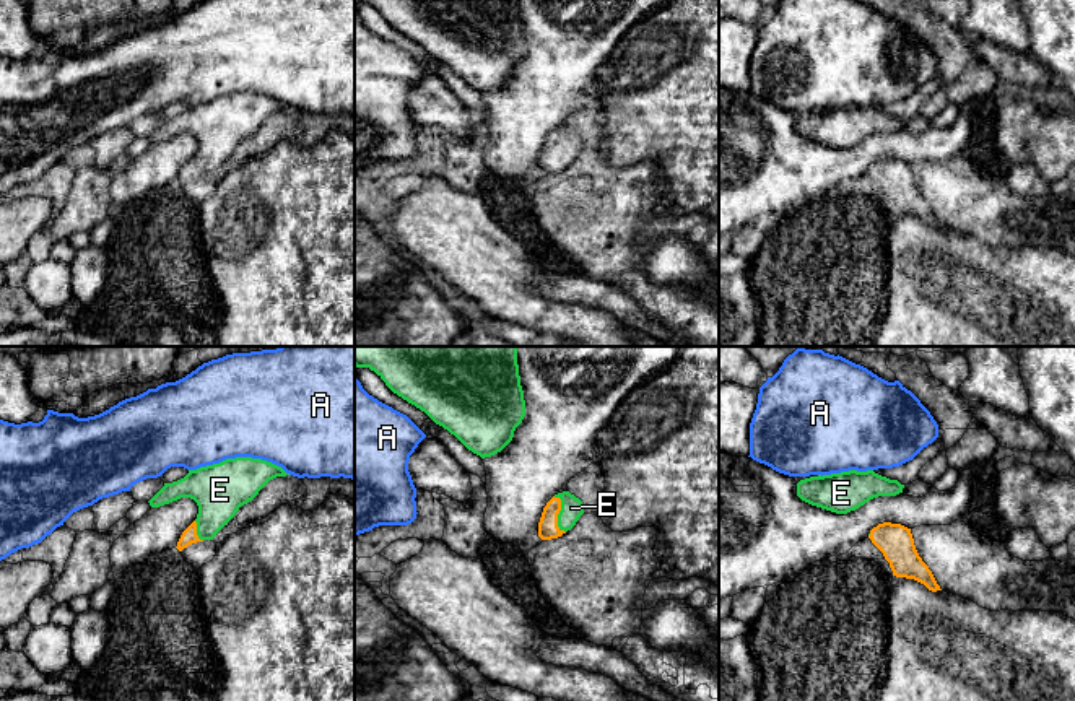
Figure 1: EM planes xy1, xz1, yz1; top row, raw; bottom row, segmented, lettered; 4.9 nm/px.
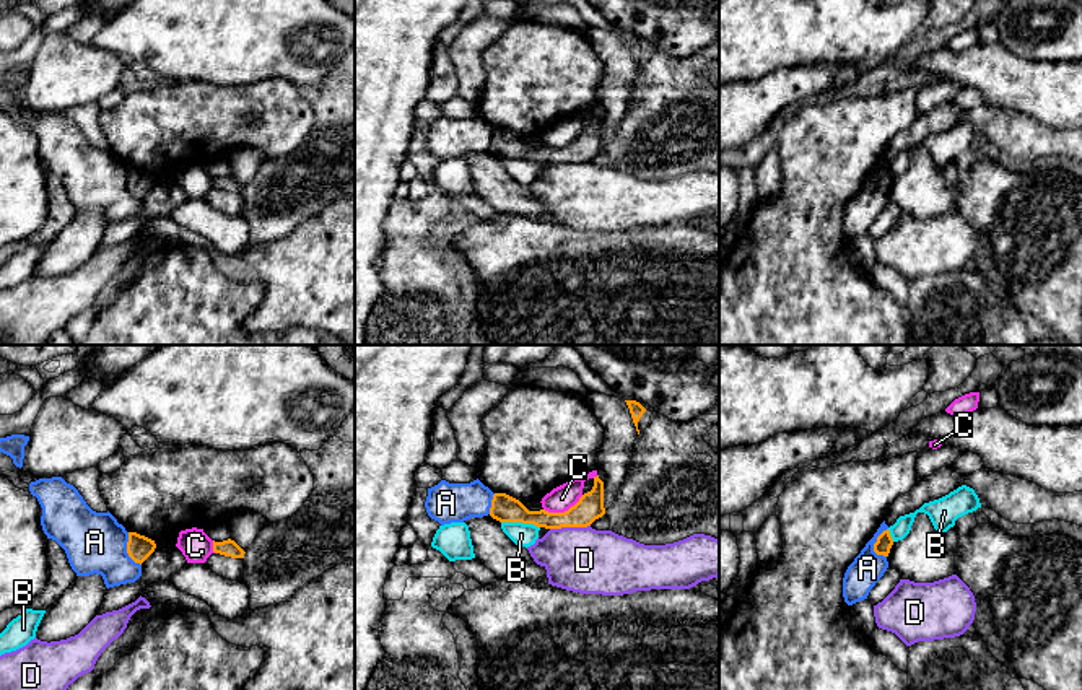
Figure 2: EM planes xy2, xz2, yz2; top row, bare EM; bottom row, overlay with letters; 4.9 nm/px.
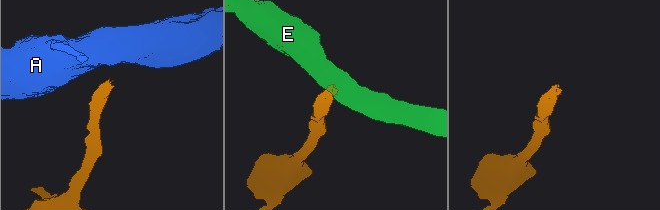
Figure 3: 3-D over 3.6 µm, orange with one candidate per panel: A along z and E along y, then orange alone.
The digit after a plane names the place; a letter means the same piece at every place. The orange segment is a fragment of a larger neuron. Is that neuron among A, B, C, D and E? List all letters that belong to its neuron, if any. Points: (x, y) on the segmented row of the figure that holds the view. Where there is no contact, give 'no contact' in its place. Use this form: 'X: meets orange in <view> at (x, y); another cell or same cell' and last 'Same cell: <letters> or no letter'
A: meets orange in yz2 at (874, 544); another cell
B: meets orange in xz2 at (521, 521); another cell
C: meets orange in xz2 at (565, 511); another cell
D: meets orange in xz2 at (570, 526); another cell
E: meets orange in xz1 at (558, 513); same cell
Same cell: E

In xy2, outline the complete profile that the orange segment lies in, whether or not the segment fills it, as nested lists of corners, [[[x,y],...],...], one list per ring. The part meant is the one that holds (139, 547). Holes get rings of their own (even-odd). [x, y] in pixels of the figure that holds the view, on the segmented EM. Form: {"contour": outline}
{"contour": [[[129,532],[127,553],[135,563],[143,563],[156,548],[155,540]]]}

